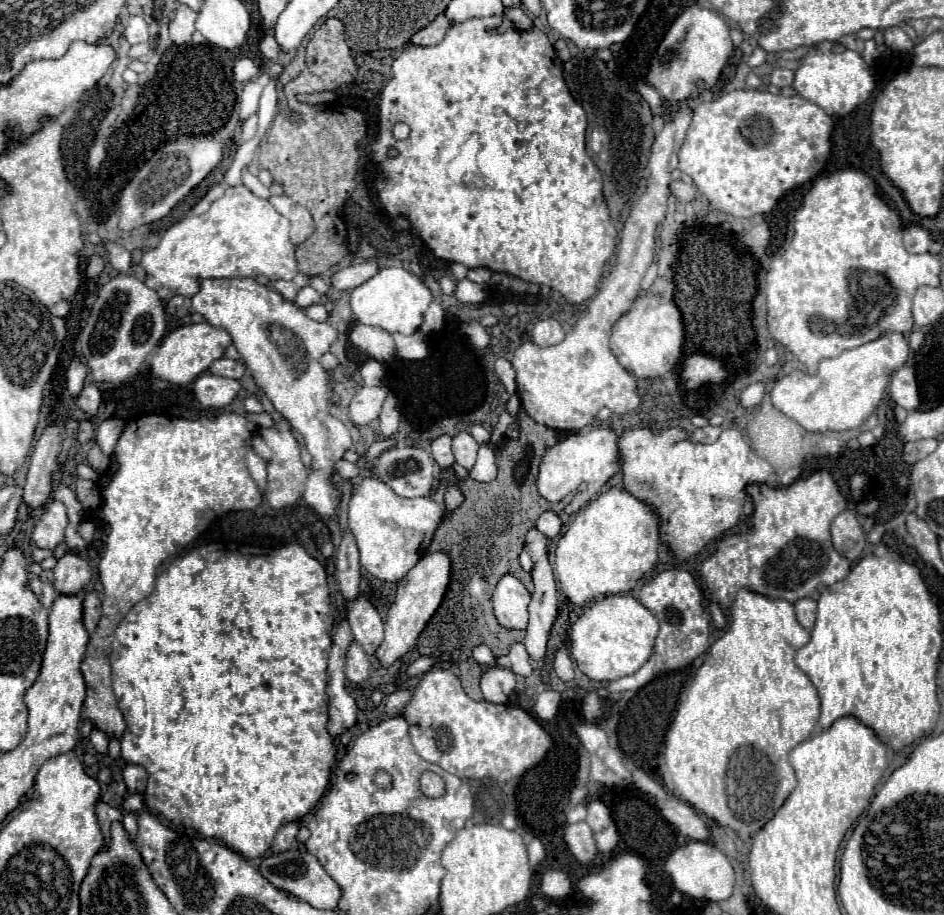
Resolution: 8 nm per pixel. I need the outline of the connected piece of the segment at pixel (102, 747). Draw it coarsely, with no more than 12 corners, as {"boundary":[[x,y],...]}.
{"boundary":[[97,726],[91,730],[95,752],[105,754],[109,738]]}

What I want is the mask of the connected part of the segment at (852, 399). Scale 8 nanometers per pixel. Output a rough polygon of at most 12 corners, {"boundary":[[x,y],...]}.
{"boundary":[[903,334],[773,386],[811,432],[859,428],[905,364]]}

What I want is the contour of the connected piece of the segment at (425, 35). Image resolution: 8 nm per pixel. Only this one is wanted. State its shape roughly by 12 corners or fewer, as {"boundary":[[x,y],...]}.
{"boundary":[[441,14],[413,34],[417,46],[435,46],[451,26]]}

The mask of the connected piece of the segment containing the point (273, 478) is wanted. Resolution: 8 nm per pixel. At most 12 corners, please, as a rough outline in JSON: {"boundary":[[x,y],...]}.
{"boundary":[[287,420],[257,428],[253,450],[267,464],[273,508],[303,496],[307,468]]}

